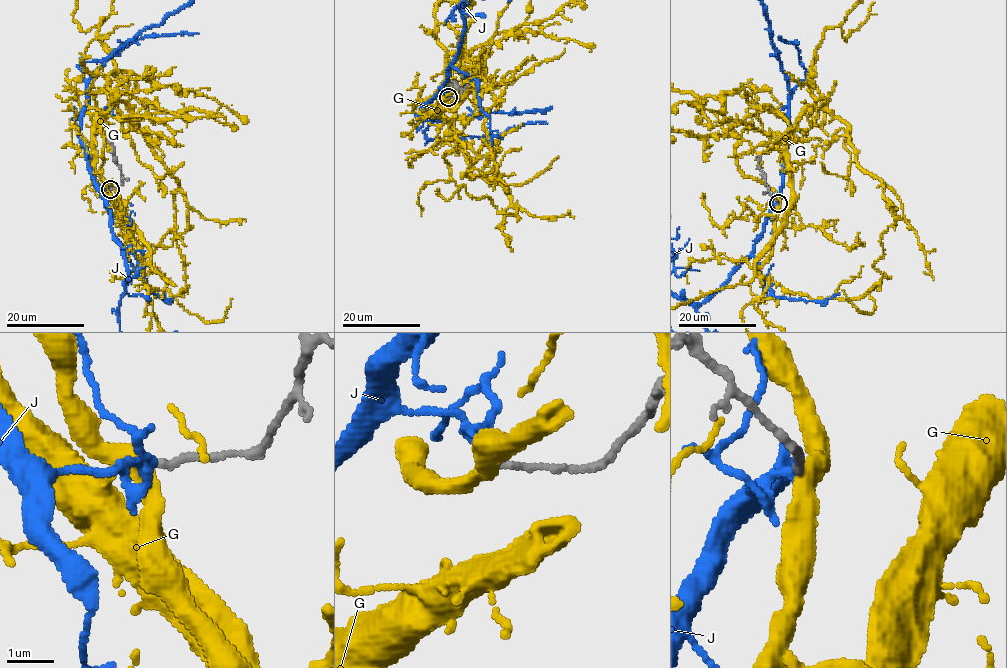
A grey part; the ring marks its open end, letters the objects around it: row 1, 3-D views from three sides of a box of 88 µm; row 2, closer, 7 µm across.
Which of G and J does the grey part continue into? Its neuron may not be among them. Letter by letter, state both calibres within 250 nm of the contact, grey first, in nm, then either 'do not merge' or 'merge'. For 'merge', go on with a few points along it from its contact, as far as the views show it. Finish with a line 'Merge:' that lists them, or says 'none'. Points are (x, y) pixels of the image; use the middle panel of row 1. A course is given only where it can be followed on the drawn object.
G: calibres 150 and 360 nm; do not merge
J: calibres 150 and 130 nm; merge
Merge: J

